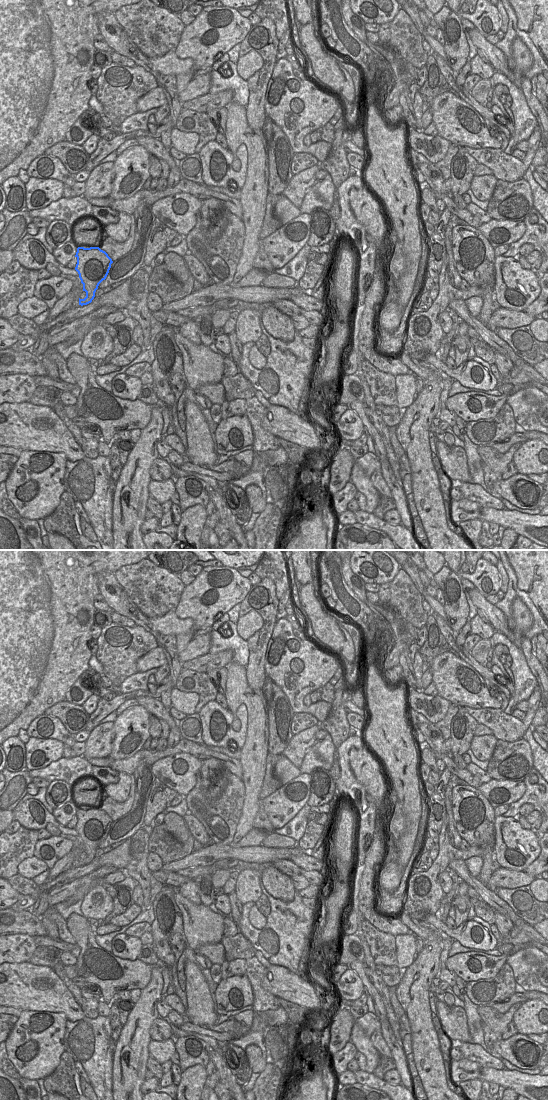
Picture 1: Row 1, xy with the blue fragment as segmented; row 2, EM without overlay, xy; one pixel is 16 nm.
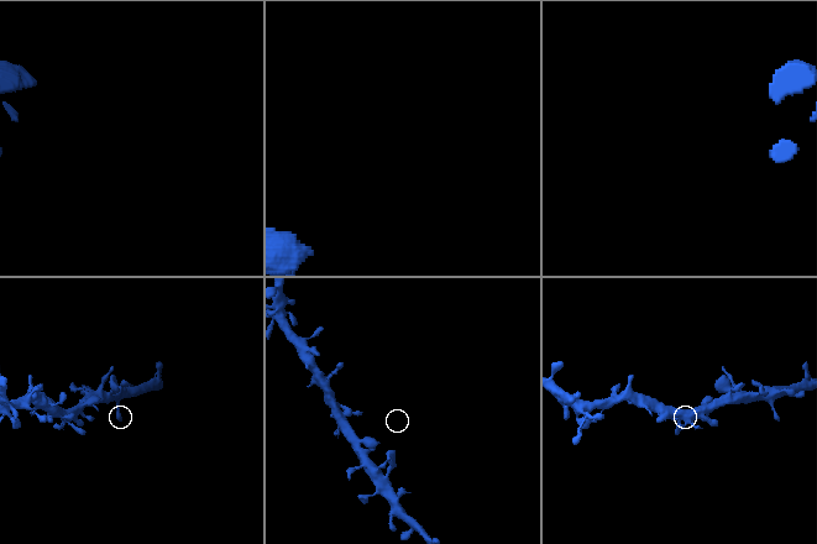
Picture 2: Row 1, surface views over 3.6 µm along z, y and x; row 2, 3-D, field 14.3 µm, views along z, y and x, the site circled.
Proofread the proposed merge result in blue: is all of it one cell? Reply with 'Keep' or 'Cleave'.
Keep.

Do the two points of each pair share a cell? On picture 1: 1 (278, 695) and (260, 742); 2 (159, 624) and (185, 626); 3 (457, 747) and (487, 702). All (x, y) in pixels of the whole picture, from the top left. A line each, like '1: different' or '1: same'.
1: different
2: same
3: different

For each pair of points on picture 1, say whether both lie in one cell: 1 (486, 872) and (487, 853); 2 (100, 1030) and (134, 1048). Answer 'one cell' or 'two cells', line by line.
1: one cell
2: two cells

